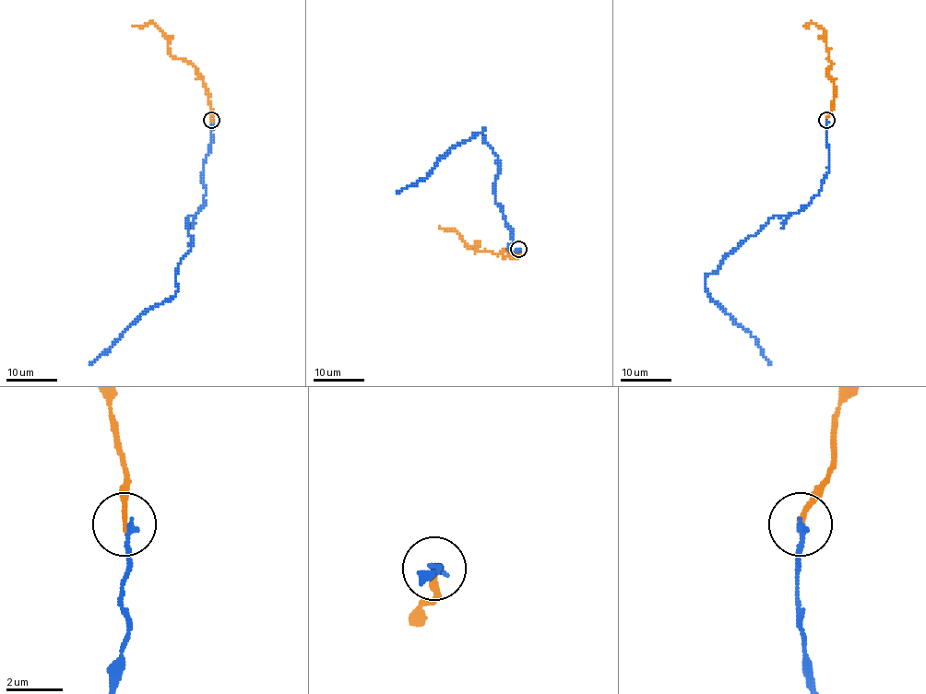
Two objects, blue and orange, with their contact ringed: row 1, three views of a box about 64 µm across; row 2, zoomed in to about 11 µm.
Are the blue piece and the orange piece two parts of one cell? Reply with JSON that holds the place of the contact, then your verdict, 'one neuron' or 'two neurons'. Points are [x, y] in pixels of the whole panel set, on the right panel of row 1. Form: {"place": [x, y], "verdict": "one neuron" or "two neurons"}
{"place": [826, 120], "verdict": "one neuron"}

